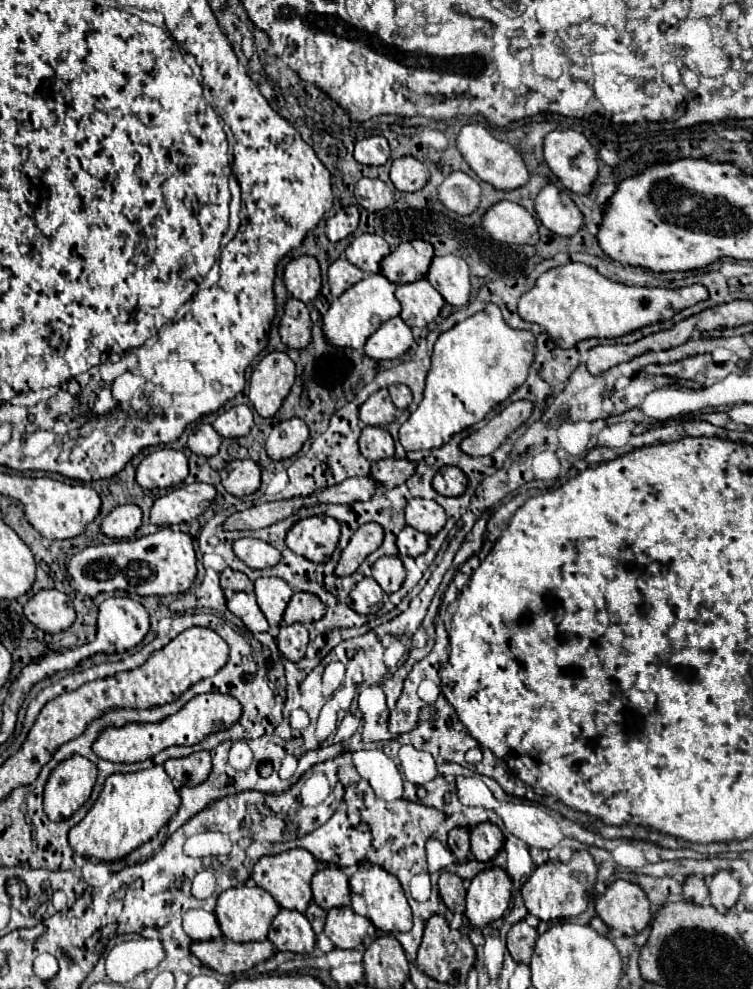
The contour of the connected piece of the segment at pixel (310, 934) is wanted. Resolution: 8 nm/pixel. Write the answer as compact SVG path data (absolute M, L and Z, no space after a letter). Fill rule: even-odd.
M280 909L272 919L268 939L280 951L292 951L308 955L314 949L316 933L312 931L308 919L296 909Z

